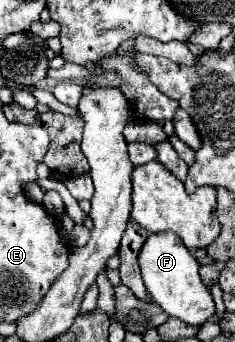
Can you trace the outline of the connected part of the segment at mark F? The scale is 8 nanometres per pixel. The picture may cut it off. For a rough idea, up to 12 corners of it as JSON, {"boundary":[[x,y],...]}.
{"boundary":[[177,234],[139,252],[151,300],[201,326],[215,314],[199,264]]}

